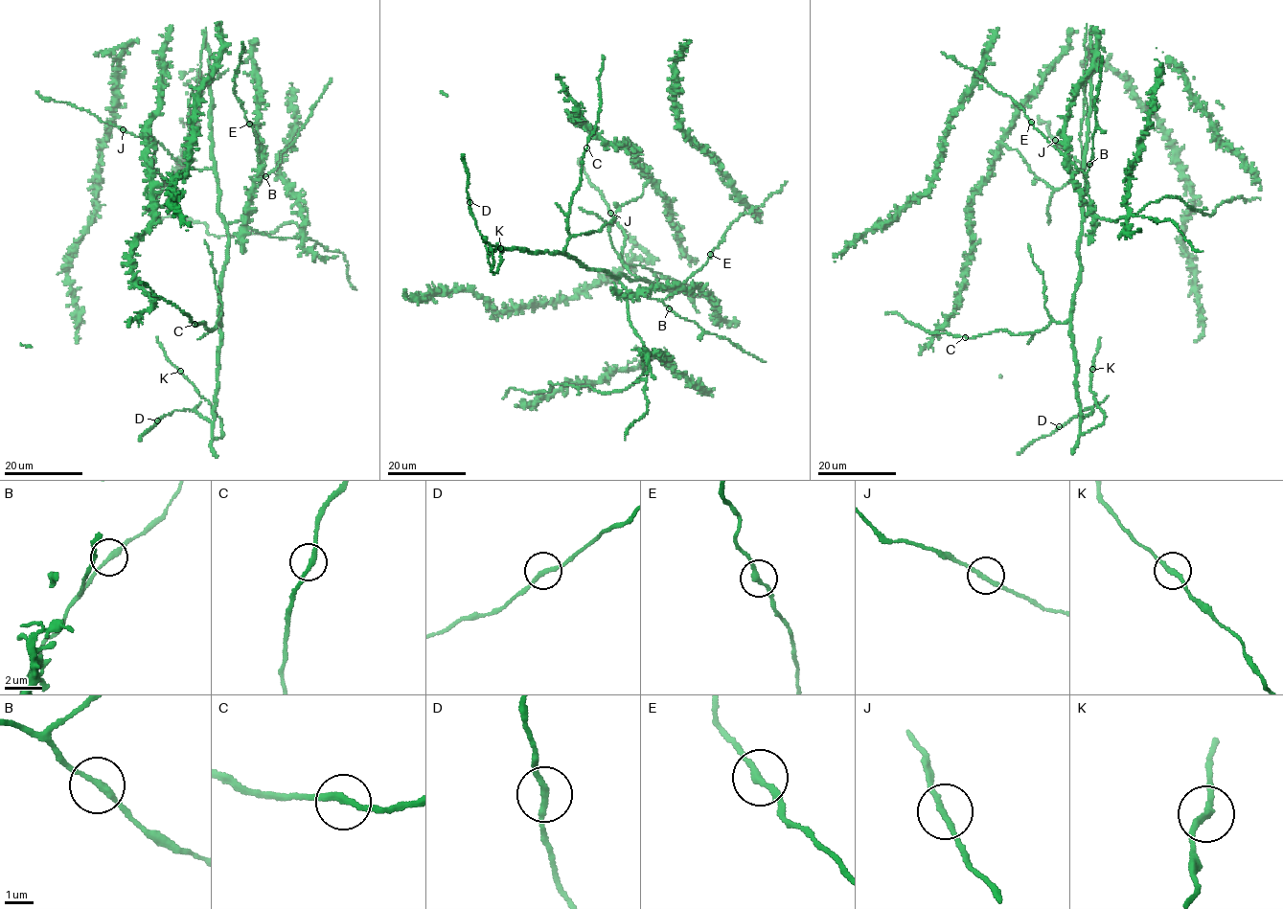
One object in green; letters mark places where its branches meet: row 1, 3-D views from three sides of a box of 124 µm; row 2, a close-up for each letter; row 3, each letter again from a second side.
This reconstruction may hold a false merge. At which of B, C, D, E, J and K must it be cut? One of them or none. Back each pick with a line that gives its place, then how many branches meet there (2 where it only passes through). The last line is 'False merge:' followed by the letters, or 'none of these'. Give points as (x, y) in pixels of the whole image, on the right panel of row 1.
False merge: none of these

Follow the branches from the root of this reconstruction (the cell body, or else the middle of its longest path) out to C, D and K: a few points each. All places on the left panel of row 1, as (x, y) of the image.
C: (177, 174), (215, 171), (228, 238), (221, 325), (212, 330), (194, 324)
D: (177, 174), (191, 169), (215, 171), (228, 260), (219, 293), (213, 420), (187, 409), (157, 420)
K: (177, 174), (215, 171), (228, 238), (213, 429), (213, 438), (222, 438), (219, 417), (180, 370)

